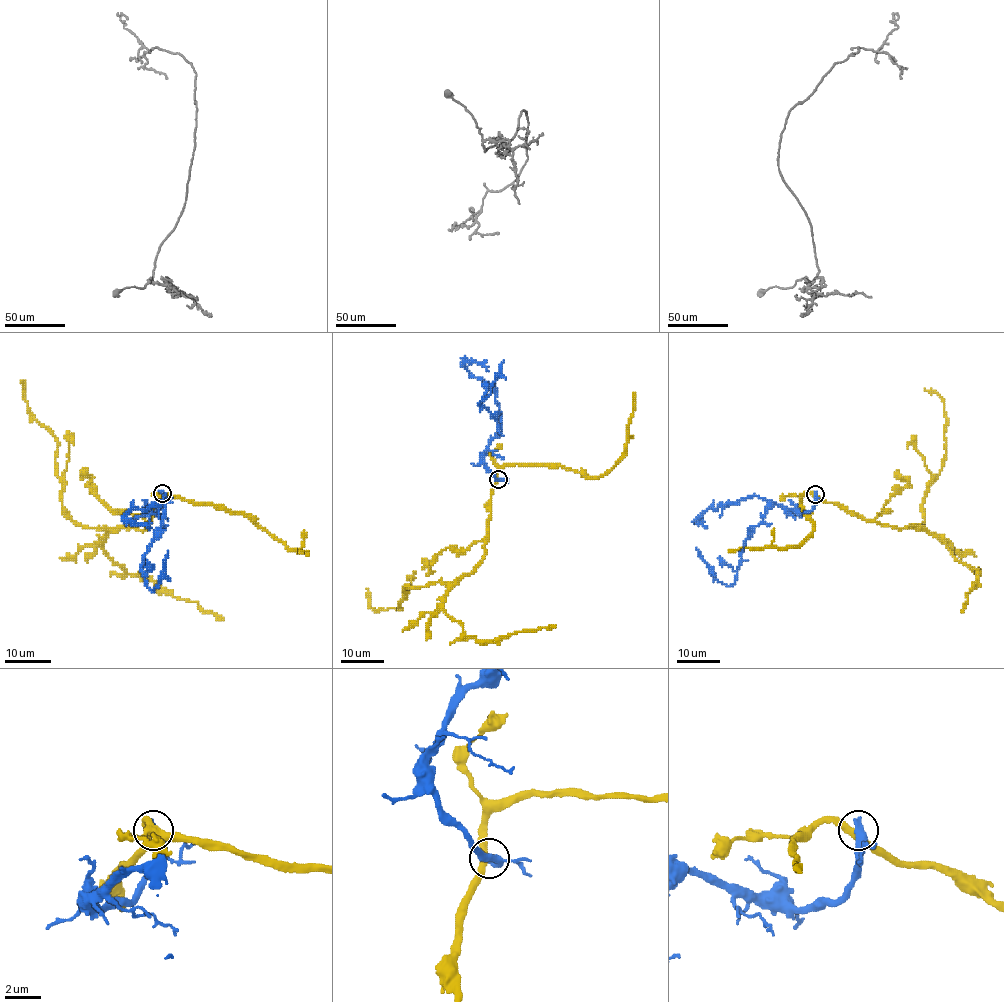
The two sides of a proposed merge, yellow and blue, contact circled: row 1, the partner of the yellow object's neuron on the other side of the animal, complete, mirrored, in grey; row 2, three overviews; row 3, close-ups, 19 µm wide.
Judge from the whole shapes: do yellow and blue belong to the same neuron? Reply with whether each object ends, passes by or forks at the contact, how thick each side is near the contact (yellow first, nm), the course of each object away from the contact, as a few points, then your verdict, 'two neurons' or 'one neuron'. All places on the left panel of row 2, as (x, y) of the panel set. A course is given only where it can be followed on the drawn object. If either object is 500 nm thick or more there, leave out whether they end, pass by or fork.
360 nm thick on the yellow side, 500 nm on the other; yellow runs (161, 494), (144, 529), (77, 525), (61, 503), (62, 480), (55, 464), (58, 441), (36, 420), (21, 382); blue runs (161, 494), (160, 507), (146, 511), (157, 504), (164, 512), (144, 556), (150, 590), (168, 551); two neurons

